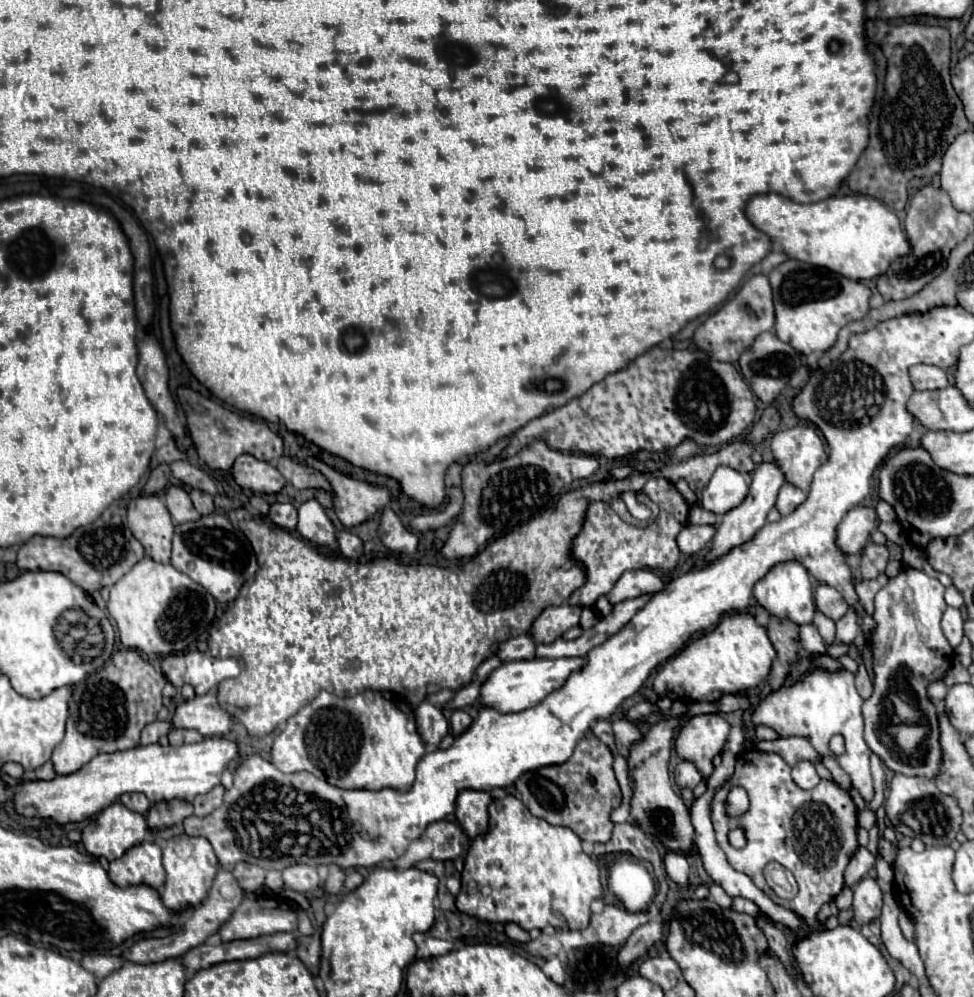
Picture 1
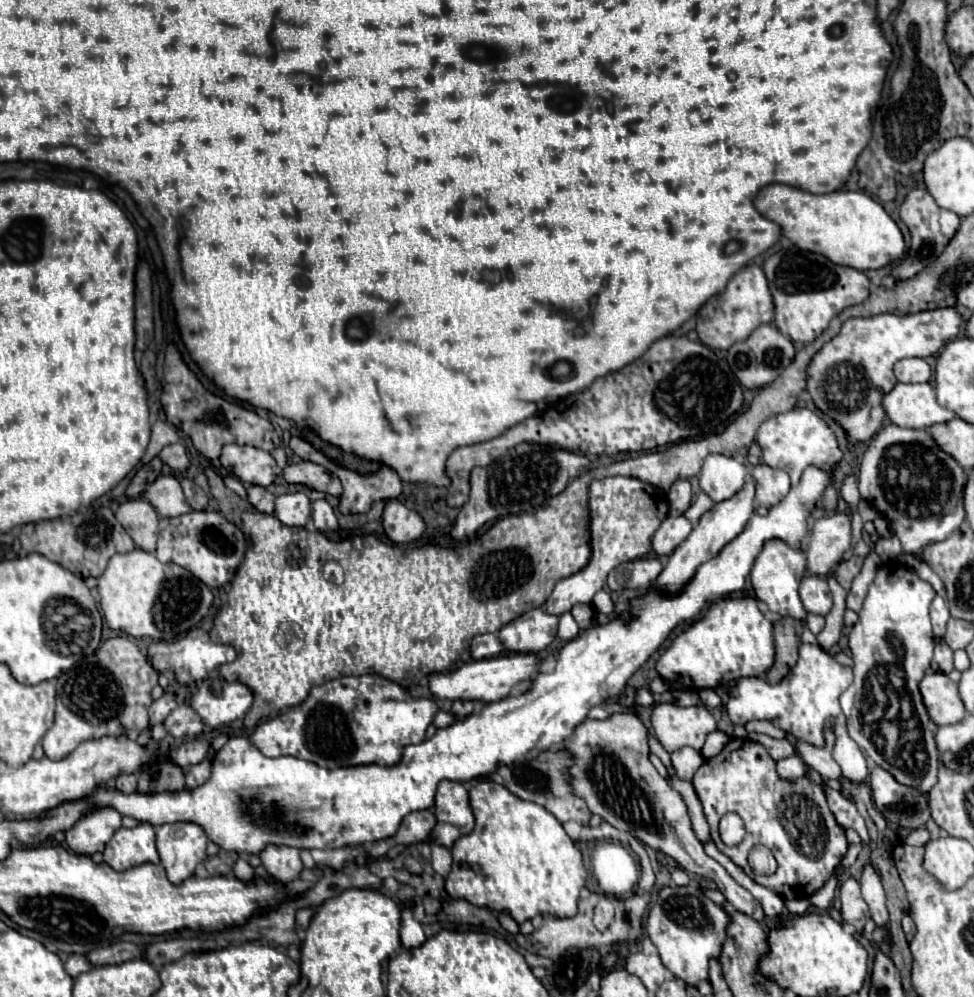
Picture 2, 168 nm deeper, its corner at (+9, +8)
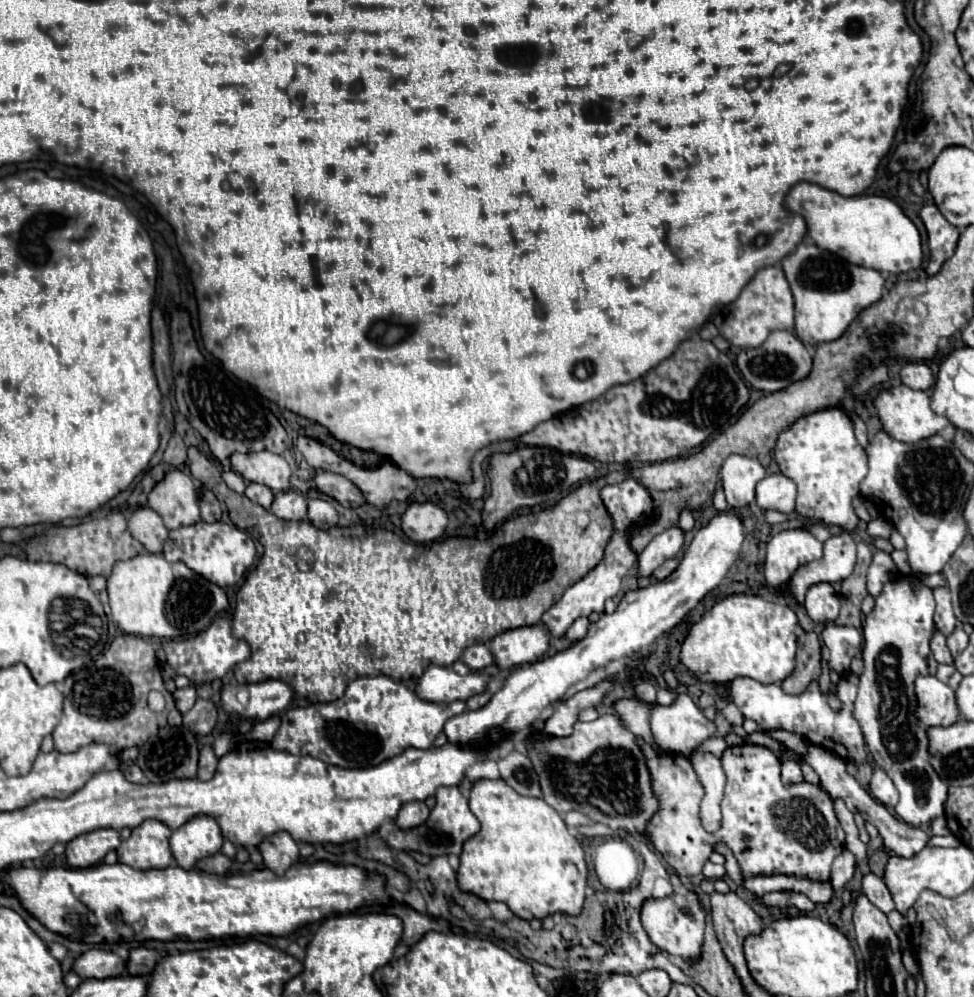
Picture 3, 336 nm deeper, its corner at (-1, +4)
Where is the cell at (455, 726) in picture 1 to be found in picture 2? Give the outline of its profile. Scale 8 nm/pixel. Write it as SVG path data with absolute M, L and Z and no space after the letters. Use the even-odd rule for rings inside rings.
M456 700L456 702L452 702L452 714L456 714L458 718L470 716L472 710L474 710L474 702L472 700Z

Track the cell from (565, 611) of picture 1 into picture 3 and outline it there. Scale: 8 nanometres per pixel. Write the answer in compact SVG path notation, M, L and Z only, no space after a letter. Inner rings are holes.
M542 622L506 630L496 638L492 638L490 642L490 650L494 654L498 668L512 668L536 662L548 652L548 648L550 648L550 632Z

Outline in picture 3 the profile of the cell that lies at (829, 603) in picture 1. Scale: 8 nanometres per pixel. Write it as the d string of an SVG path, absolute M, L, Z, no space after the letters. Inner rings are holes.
M814 584L808 592L806 592L806 602L804 608L808 612L808 616L814 622L834 622L838 618L838 610L840 610L840 600L836 590L832 588L832 584Z

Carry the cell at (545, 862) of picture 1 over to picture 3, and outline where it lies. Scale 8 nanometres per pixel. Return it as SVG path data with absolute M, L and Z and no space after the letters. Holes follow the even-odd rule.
M478 780L474 782L472 786L472 792L470 792L470 810L474 812L474 816L480 820L482 828L476 836L468 838L464 842L464 850L460 854L460 868L456 872L456 878L458 878L458 888L462 892L470 892L470 894L476 894L478 898L482 900L494 900L494 902L504 902L518 918L522 920L532 920L532 918L546 918L550 914L568 914L568 916L578 916L582 912L582 906L584 906L584 892L586 892L586 878L588 878L588 866L586 866L586 858L584 858L584 850L580 846L580 842L568 832L564 820L560 818L560 814L550 808L550 804L546 804L542 798L530 798L530 796L522 796L518 792L514 792L504 780Z

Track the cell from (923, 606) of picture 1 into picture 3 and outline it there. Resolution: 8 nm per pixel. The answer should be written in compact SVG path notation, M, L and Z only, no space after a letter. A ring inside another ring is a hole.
M906 576L886 582L886 588L876 596L874 610L864 620L864 672L860 674L858 698L854 702L854 718L858 720L866 746L874 762L894 780L900 802L896 814L912 824L922 826L938 816L944 816L948 786L940 780L930 764L926 726L920 724L914 696L916 676L936 674L938 662L930 650L934 624L934 594L932 588Z

